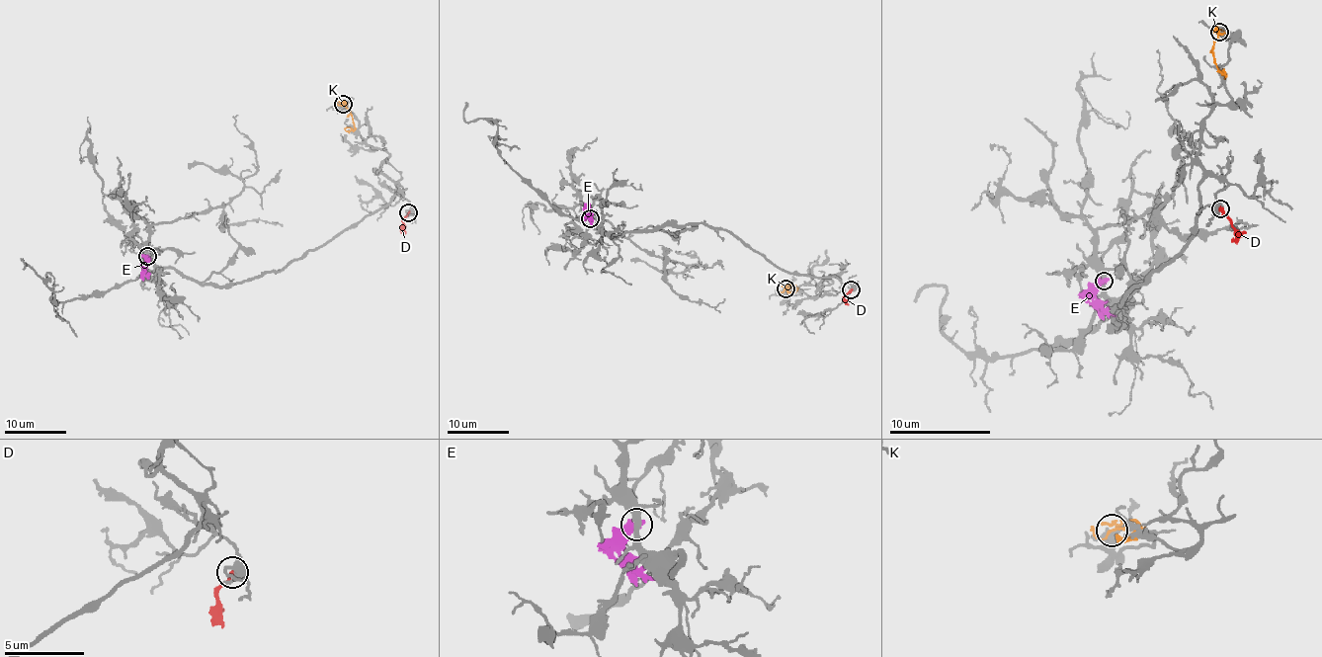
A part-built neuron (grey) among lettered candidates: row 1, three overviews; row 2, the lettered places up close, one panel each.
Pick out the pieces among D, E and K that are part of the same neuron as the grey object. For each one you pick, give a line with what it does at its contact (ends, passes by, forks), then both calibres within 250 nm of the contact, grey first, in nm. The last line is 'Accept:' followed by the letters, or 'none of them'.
D: it ends | 400/240 nm
Accept: D

